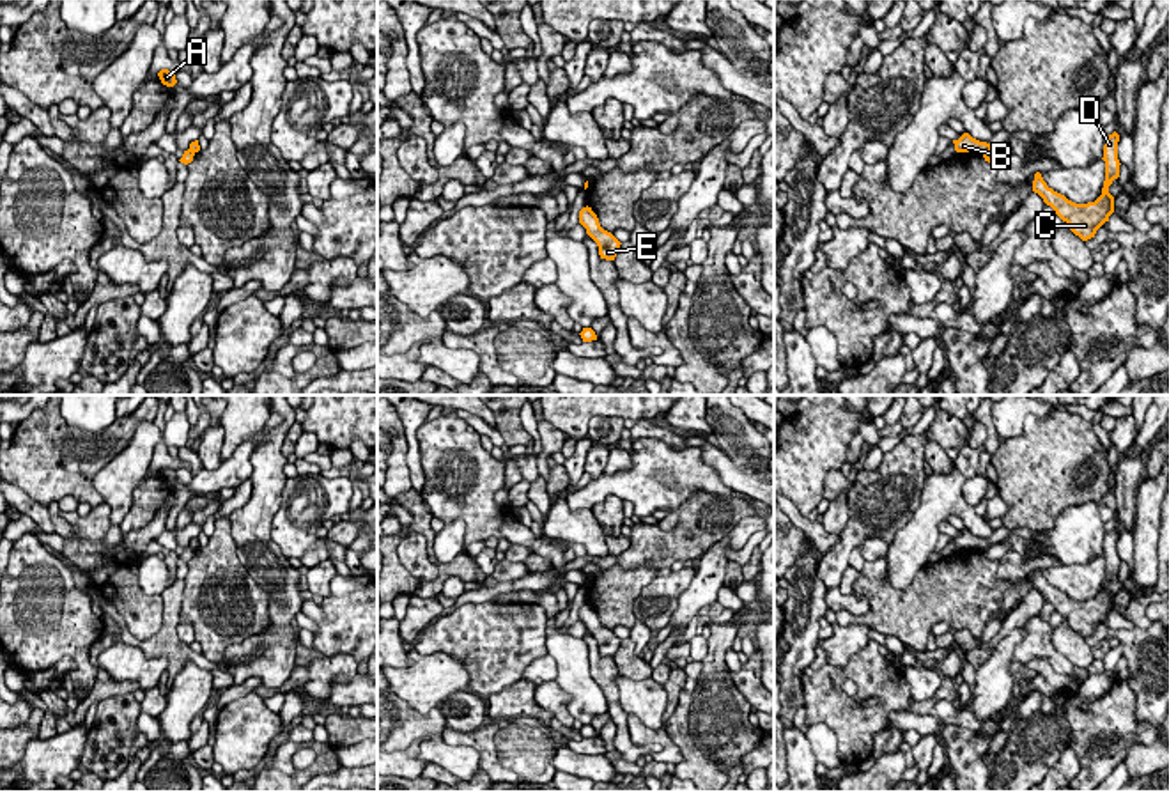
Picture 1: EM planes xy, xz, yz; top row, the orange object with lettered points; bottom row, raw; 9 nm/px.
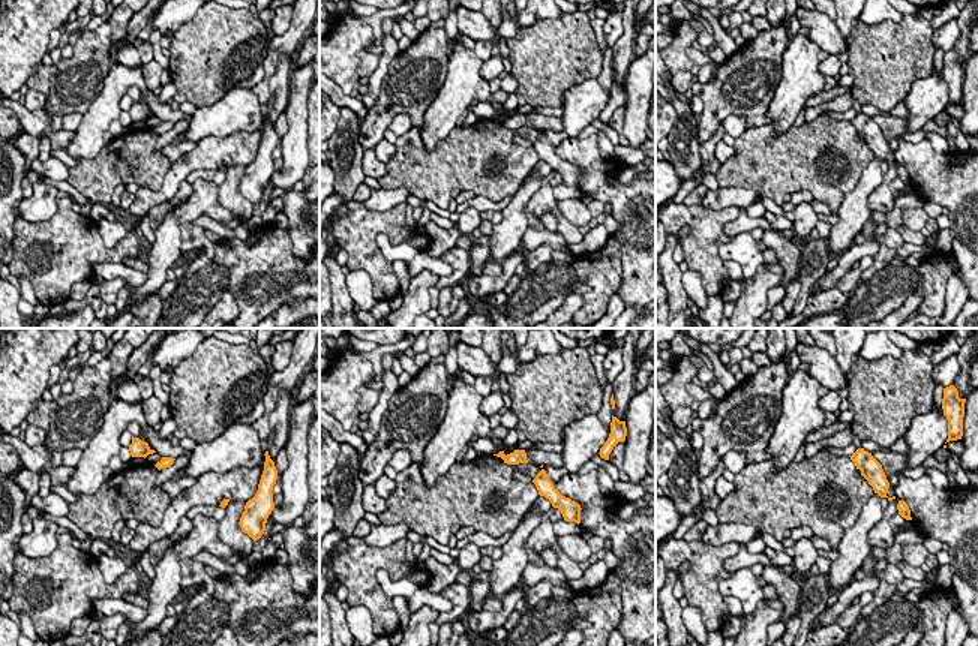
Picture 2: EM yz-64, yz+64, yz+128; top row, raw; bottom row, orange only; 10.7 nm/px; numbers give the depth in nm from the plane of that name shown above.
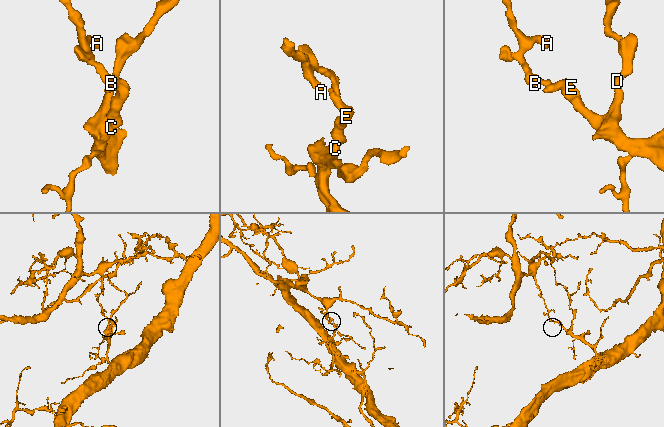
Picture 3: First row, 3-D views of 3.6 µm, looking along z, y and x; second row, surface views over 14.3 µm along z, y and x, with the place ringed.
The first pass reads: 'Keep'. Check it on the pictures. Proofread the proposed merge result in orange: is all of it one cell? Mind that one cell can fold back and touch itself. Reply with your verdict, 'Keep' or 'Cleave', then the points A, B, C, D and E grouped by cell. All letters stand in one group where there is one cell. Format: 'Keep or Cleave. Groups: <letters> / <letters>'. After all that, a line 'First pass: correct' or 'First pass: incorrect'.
Cleave. Groups: A B / C D E
First pass: incorrect

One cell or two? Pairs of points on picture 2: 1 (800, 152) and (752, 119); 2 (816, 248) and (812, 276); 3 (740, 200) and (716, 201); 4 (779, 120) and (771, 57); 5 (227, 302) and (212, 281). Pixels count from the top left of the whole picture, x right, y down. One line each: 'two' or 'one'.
1: two
2: one
3: one
4: two
5: two

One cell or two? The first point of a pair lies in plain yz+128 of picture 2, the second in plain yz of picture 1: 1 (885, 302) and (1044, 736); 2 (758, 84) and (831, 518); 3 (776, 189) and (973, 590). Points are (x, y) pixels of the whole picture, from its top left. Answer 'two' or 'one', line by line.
1: one
2: two
3: one

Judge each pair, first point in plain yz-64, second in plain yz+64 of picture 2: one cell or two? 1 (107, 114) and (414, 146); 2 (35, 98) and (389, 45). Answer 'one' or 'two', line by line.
1: two
2: one

